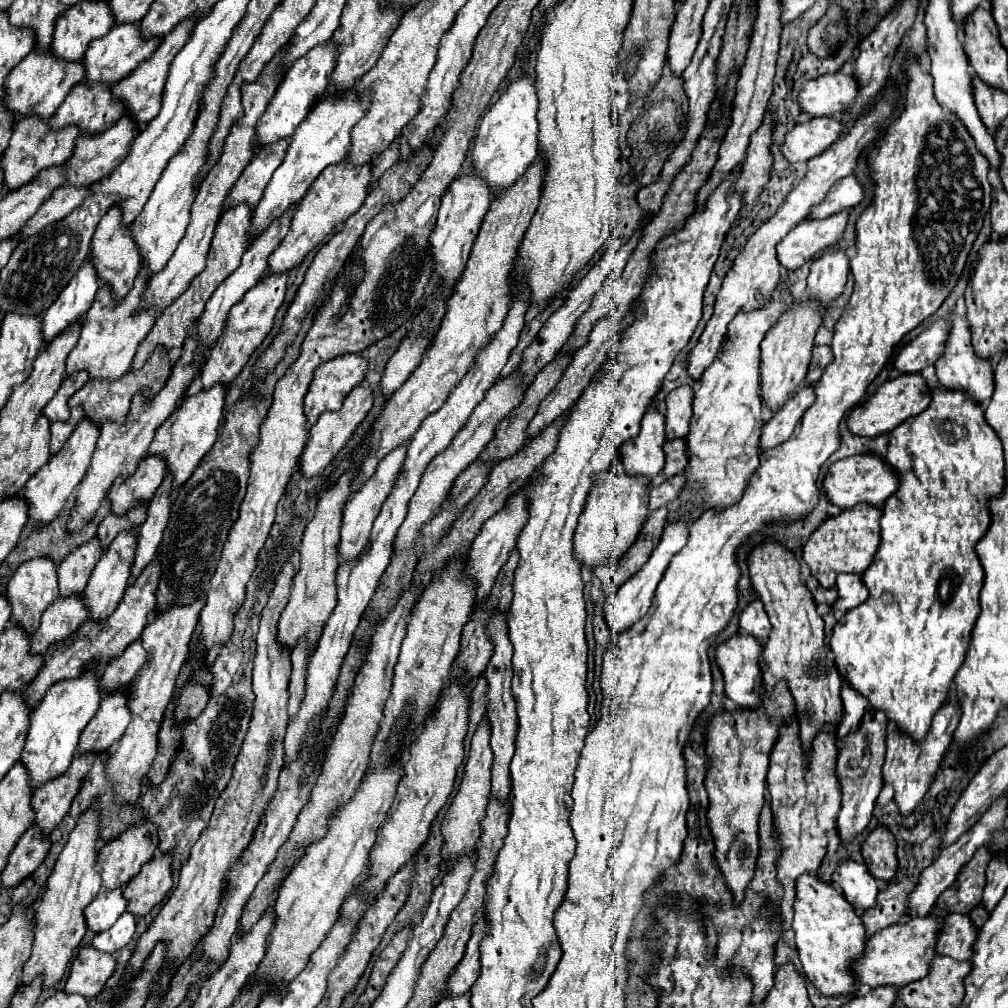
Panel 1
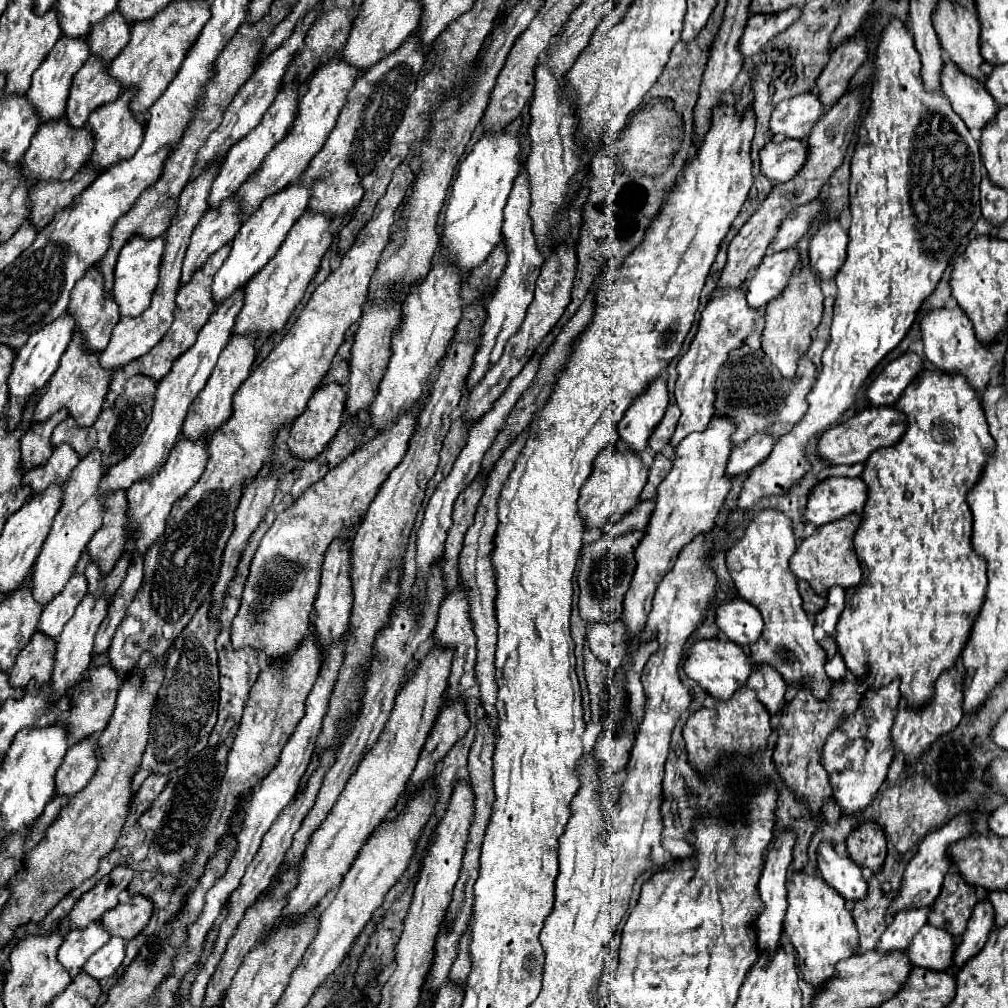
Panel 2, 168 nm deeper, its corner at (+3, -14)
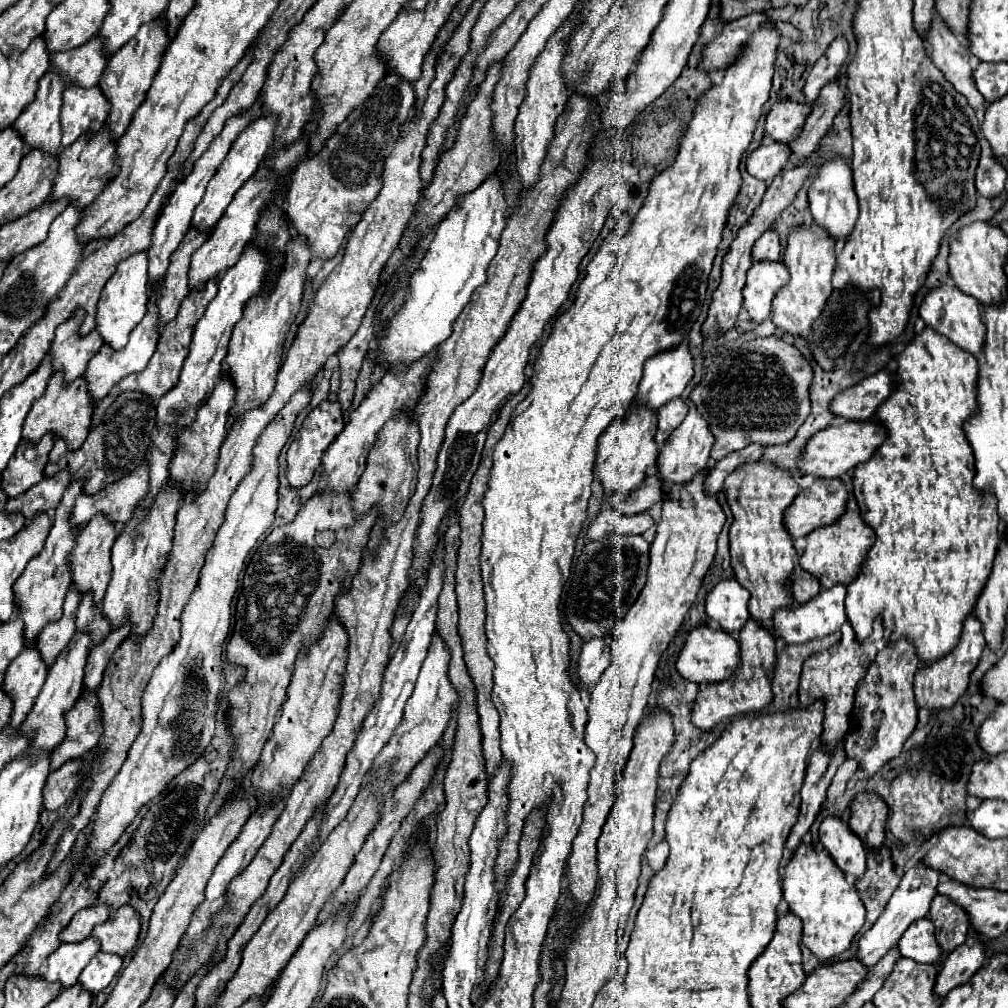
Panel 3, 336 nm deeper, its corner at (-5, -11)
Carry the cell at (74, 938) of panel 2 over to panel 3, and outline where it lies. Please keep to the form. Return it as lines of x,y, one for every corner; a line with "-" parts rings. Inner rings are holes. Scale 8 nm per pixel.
85,939
81,943
61,943
55,953
47,959
47,969
41,973
41,977
49,983
59,981
63,989
77,983
79,973
85,969
85,965
99,953
99,943
95,939

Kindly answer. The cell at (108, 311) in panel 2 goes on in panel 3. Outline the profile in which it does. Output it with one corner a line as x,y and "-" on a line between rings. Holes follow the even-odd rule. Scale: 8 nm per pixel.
75,313
71,321
65,321
57,327
55,339
47,351
51,355
51,369
53,373
63,371
65,383
75,381
85,371
85,363
99,351
103,341
99,339
97,331
91,331
85,337
79,337
79,325
81,325
81,313

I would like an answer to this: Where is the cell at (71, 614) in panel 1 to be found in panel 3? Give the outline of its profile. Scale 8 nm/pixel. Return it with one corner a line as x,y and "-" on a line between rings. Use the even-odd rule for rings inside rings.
31,647
31,651
21,651
19,657
7,667
5,679
3,679
3,693
13,701
13,713
11,713
11,727
17,729
31,707
35,705
35,699
45,683
47,667
39,659
37,647

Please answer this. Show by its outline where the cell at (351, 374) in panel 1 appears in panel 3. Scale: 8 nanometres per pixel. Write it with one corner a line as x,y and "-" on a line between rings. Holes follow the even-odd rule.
323,401
305,417
301,429
293,437
293,443
289,445
289,451
287,451
287,467
289,467
287,479
289,479
291,489
299,489
311,483
313,473
319,467
319,457
335,441
335,435
339,435
341,429
343,429
343,413
339,411
339,403
335,401

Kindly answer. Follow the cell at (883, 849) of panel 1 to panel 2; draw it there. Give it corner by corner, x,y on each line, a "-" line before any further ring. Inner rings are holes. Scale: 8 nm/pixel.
863,822
847,838
847,850
857,866
867,868
871,874
879,874
887,856
887,838
879,824

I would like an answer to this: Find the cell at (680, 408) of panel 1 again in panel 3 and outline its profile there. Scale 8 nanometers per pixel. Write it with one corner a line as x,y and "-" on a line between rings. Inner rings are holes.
677,397
677,399
671,399
669,403
665,403
663,407
659,407
657,411
657,419
659,419
659,427
657,427
657,435
655,435
655,441
657,445
661,447
665,443
665,439
681,425
681,421
685,419
689,407
687,403

